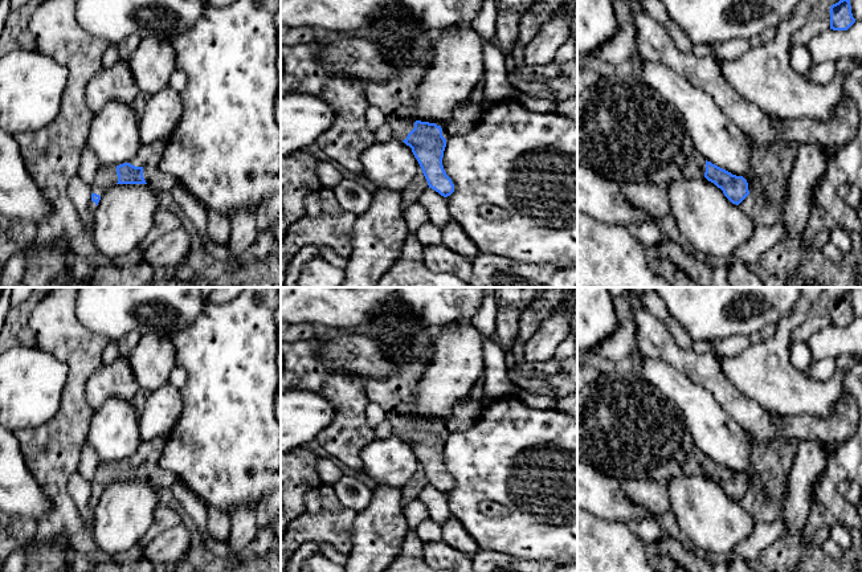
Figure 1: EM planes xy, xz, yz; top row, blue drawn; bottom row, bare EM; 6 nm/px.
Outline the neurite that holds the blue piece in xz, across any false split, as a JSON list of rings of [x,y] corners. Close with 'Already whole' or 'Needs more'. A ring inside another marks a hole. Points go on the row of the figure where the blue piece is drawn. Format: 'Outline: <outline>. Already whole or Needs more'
Outline: [[[399,0],[387,1],[371,23],[352,30],[351,37],[375,42],[393,66],[395,75],[388,81],[364,81],[367,99],[385,114],[393,138],[412,148],[429,188],[450,196],[454,184],[442,166],[446,140],[474,127],[477,117],[485,111],[483,102],[467,99],[444,126],[410,117],[417,87],[433,65],[438,30],[417,24]]]. Needs more

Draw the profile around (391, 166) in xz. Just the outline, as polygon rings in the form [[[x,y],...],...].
[[[392,138],[387,143],[373,143],[361,155],[360,162],[375,188],[403,192],[421,168],[412,148]]]

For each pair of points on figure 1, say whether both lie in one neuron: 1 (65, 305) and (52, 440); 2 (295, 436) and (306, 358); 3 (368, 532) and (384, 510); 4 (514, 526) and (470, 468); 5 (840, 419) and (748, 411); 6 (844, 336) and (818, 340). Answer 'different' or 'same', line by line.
1: same
2: different
3: same
4: same
5: same
6: same

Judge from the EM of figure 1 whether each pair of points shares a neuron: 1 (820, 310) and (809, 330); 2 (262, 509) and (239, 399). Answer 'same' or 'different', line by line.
1: same
2: different

